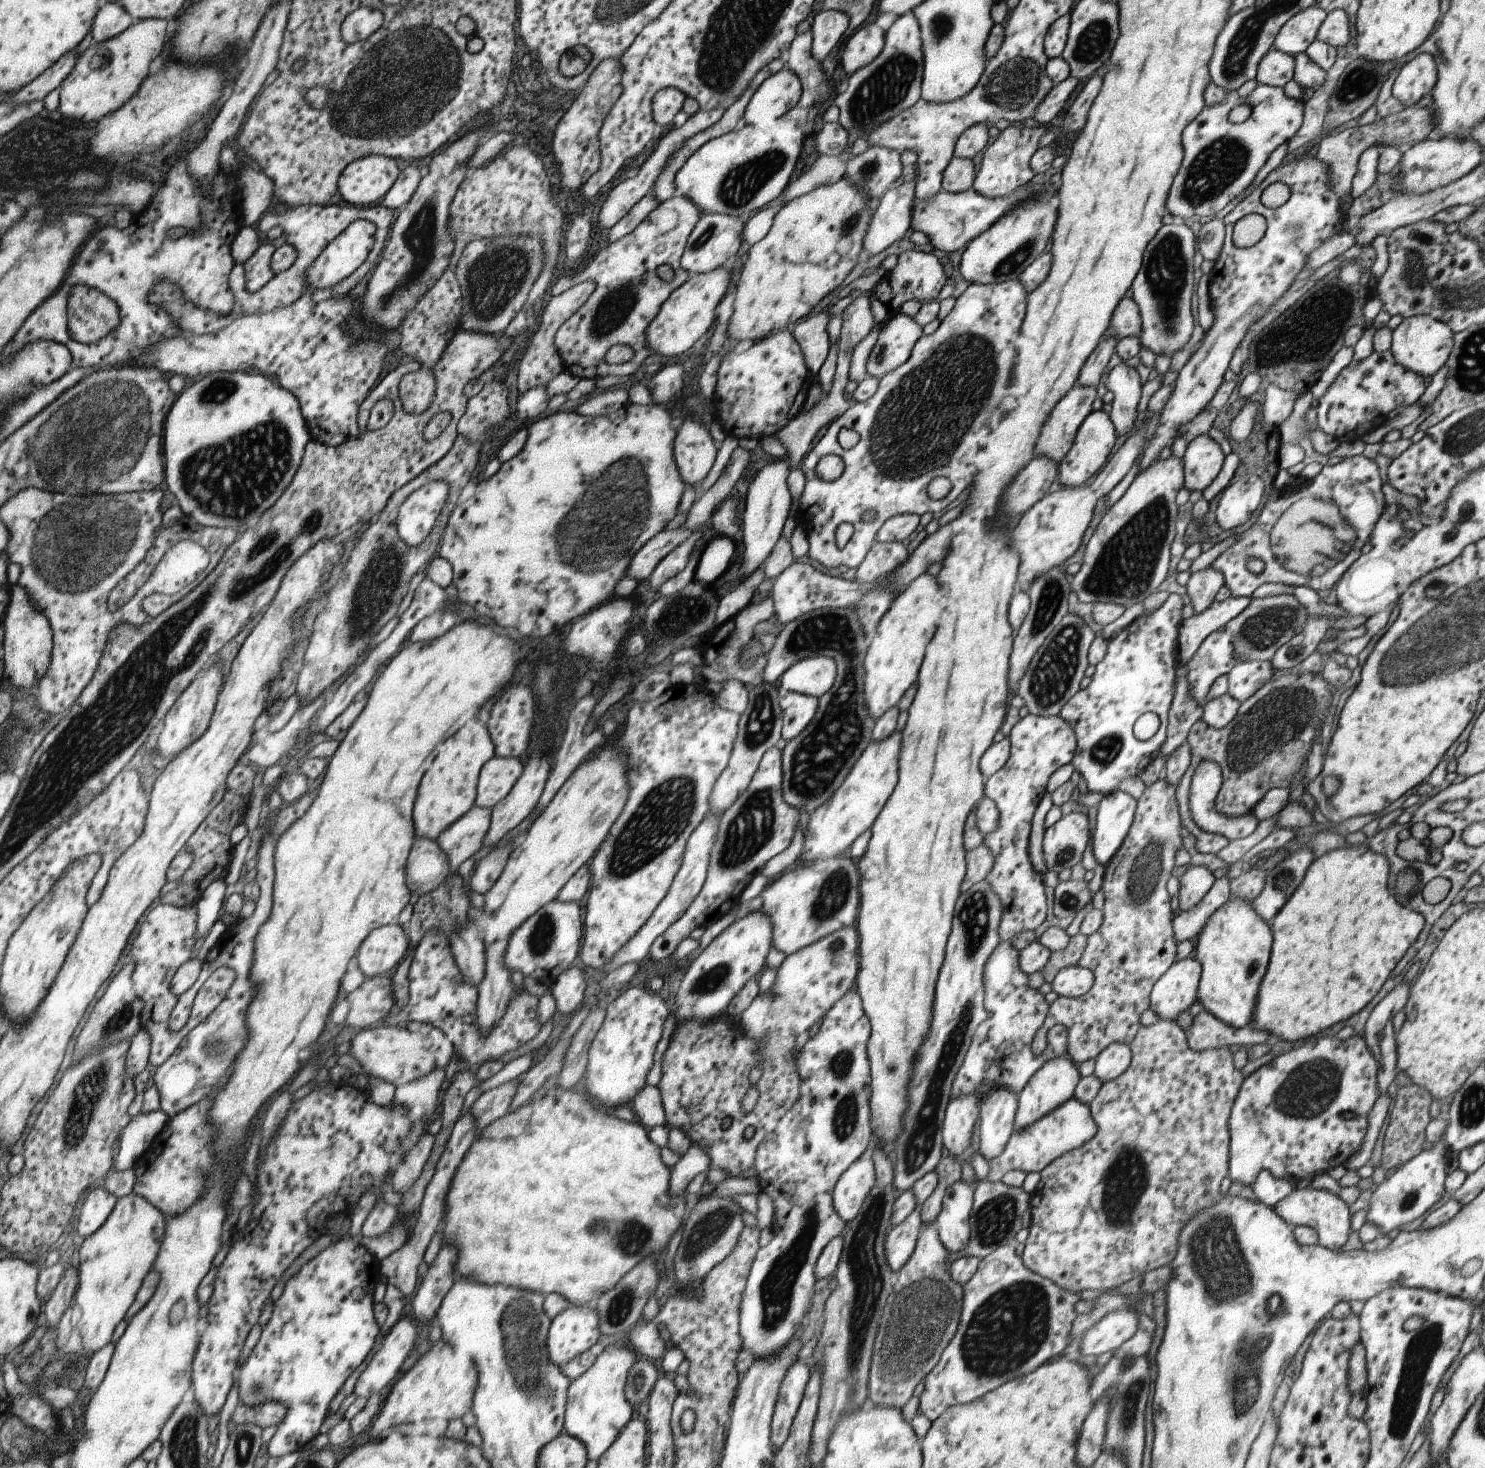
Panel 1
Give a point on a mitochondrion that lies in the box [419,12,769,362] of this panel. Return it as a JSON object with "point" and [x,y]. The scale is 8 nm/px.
{"point":[494,277]}

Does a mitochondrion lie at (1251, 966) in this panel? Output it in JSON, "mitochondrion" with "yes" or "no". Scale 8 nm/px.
{"mitochondrion":"yes"}

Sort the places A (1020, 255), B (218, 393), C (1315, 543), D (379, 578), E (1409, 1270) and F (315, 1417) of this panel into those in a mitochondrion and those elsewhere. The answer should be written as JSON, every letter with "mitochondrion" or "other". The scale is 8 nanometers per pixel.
{"A":"mitochondrion","B":"mitochondrion","C":"mitochondrion","D":"mitochondrion","E":"other","F":"other"}

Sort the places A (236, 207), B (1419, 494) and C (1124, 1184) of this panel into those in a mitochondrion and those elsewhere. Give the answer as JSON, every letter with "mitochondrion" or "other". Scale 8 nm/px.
{"A":"other","B":"other","C":"mitochondrion"}

